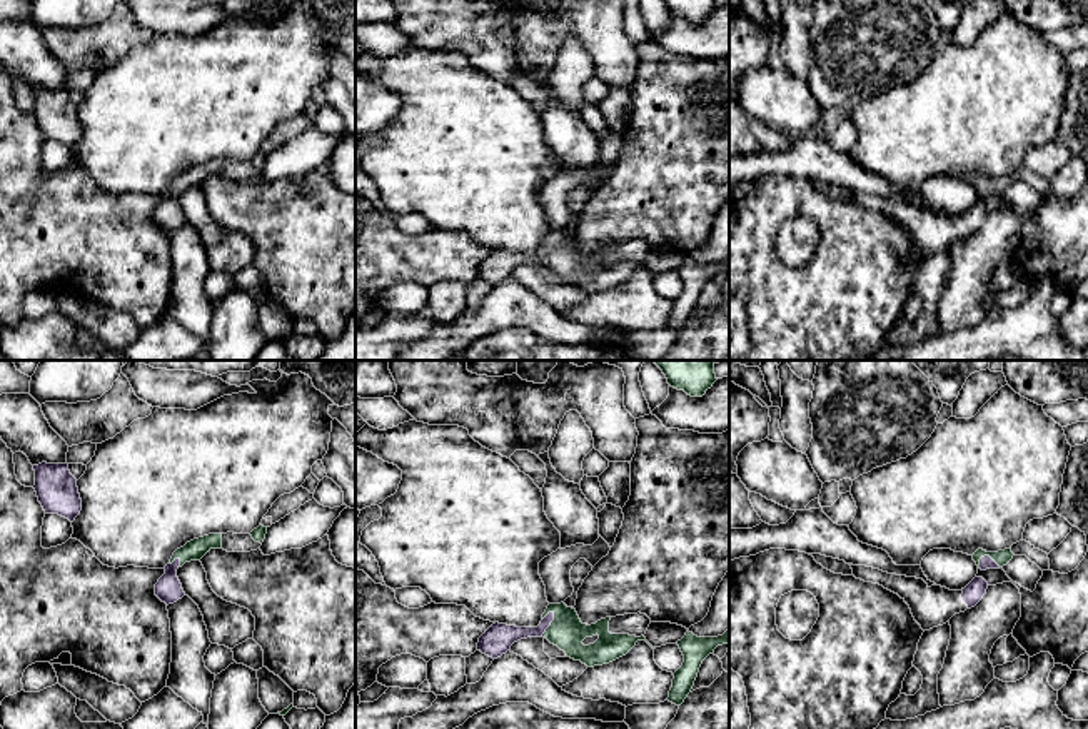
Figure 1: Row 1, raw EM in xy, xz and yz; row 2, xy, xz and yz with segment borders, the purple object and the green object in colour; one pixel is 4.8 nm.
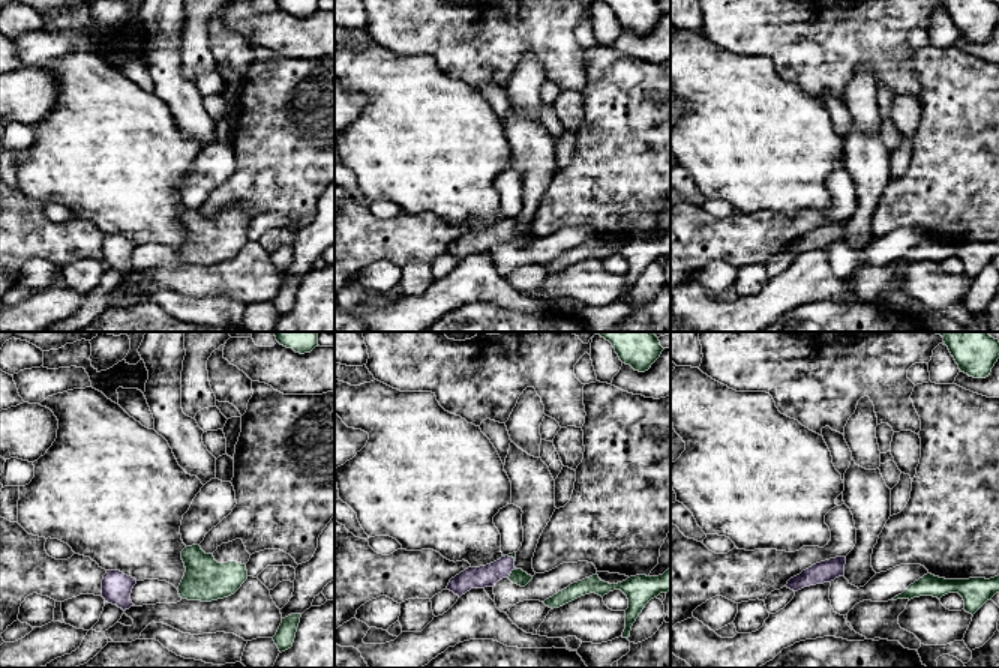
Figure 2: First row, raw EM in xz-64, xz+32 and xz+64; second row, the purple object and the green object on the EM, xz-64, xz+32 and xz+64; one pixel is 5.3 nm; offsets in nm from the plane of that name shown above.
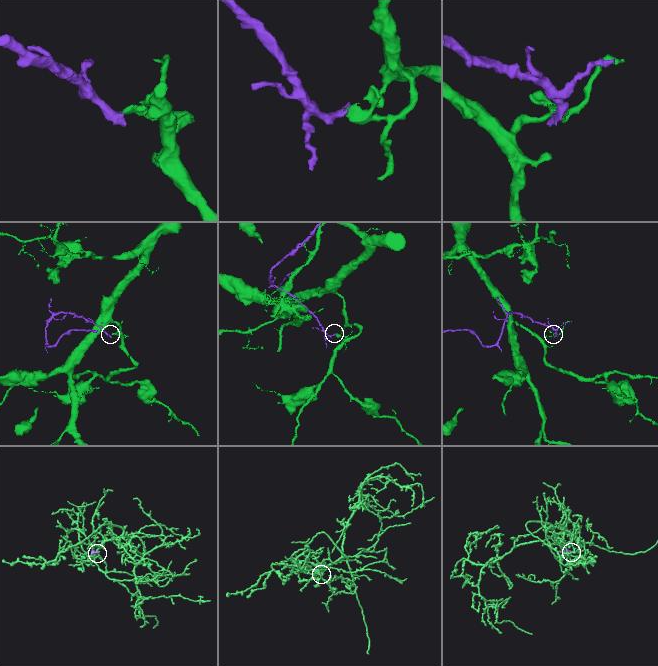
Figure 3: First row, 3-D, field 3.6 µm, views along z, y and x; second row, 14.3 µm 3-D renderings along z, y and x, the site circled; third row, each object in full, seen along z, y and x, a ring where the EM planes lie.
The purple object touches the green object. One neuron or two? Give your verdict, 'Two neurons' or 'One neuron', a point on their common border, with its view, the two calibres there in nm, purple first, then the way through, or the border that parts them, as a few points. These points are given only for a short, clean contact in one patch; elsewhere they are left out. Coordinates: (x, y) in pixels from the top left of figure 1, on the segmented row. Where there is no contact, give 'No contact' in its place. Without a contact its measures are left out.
Two neurons. Touches purple at xz (549, 624). Thickness 140 nm (purple) against 170 nm. Boundary: xz (553, 611), (553, 621), (541, 636)

